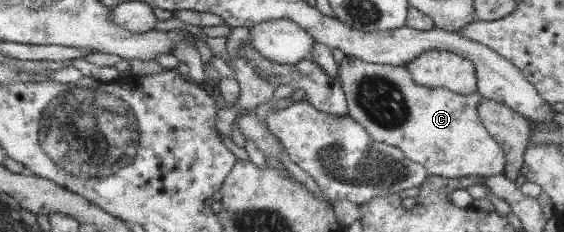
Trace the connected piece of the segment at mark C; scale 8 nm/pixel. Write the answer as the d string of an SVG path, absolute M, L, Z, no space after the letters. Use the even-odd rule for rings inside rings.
M344 57L337 65L338 81L346 96L347 115L366 128L371 139L398 147L407 159L422 164L427 176L437 175L455 179L459 177L504 175L505 151L489 134L478 115L479 100L483 97L476 91L459 95L445 87L425 87L414 82L406 66L389 66L366 63L356 58Z

